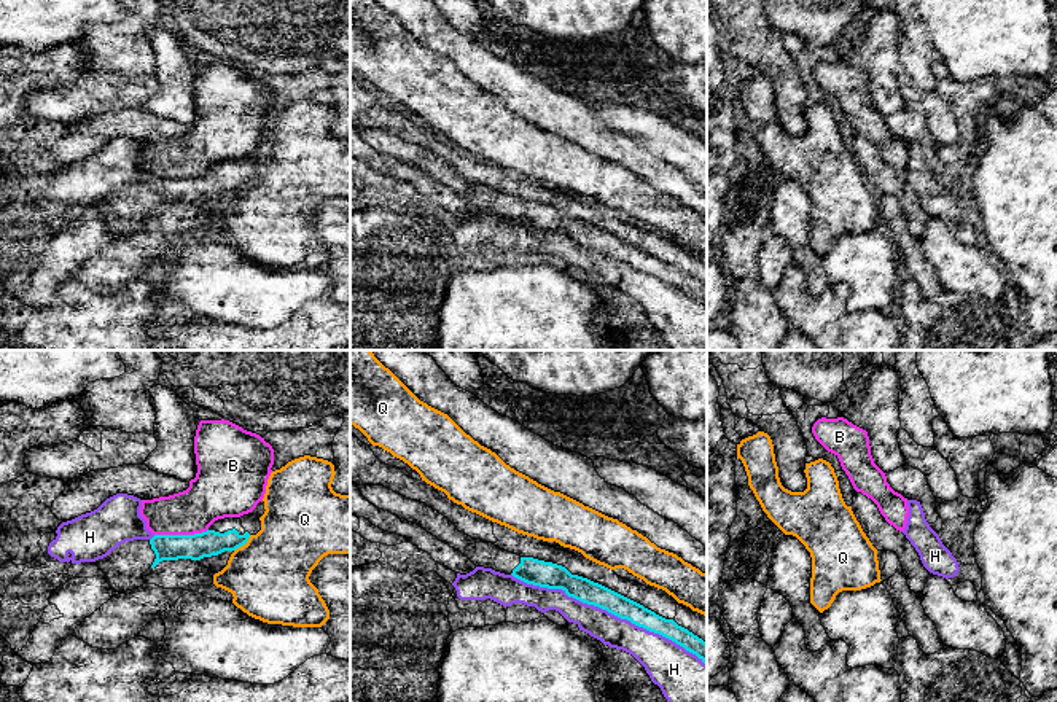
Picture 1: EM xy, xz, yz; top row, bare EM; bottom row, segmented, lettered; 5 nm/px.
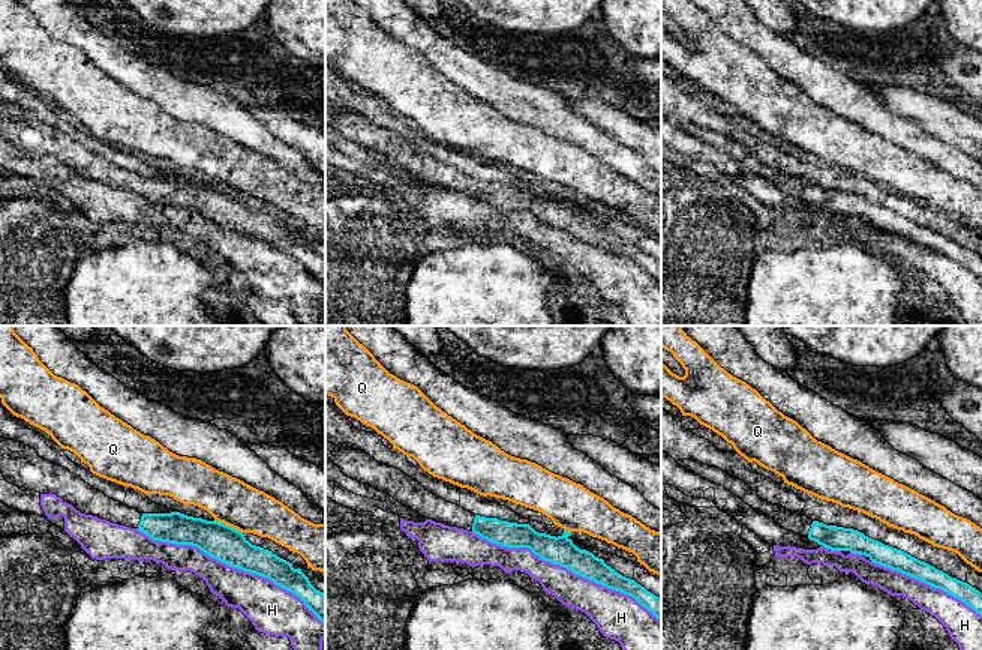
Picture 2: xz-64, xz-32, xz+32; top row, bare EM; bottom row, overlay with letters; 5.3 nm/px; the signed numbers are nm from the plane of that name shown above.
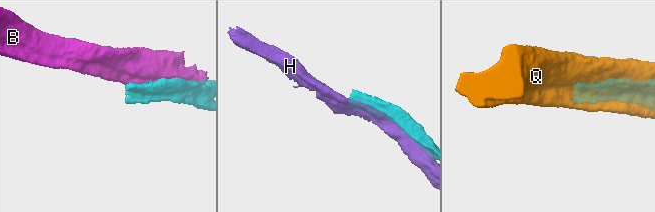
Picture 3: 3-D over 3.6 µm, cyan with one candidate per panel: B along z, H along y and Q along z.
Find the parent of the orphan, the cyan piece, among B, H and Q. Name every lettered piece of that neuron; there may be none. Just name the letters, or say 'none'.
none

